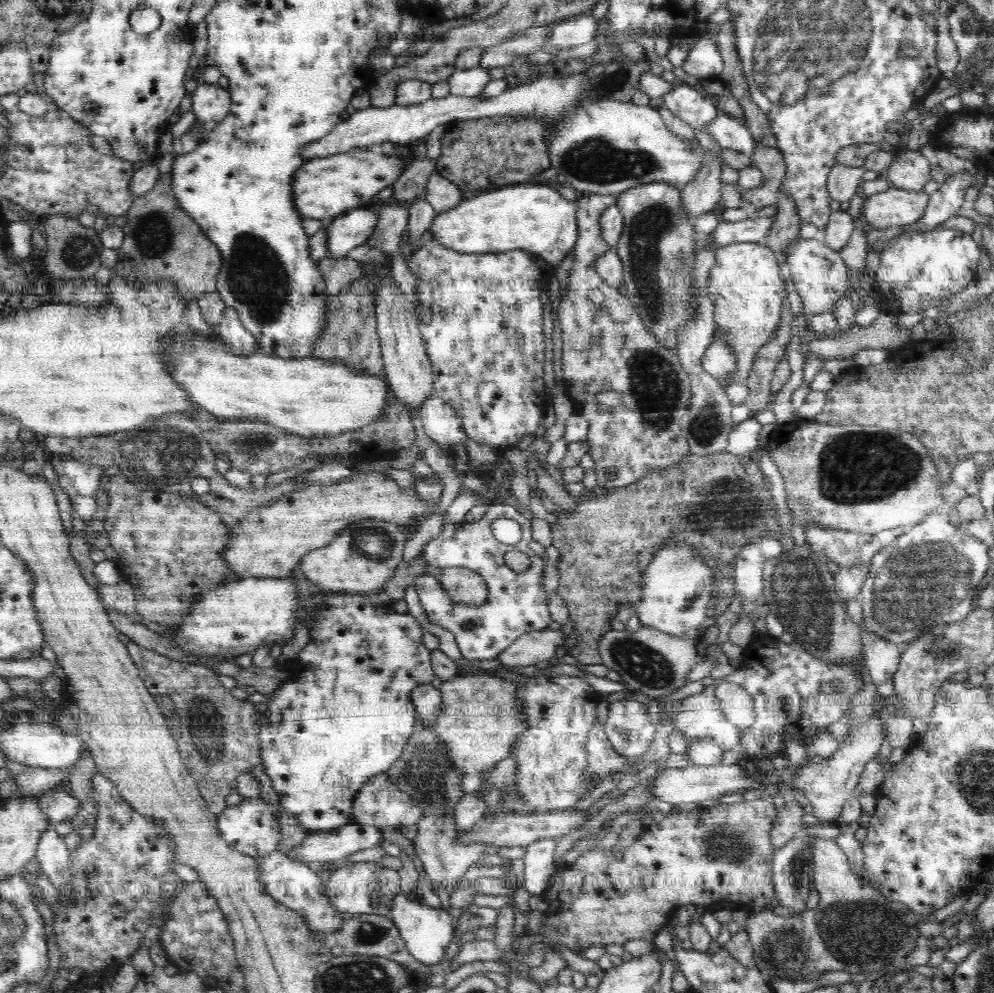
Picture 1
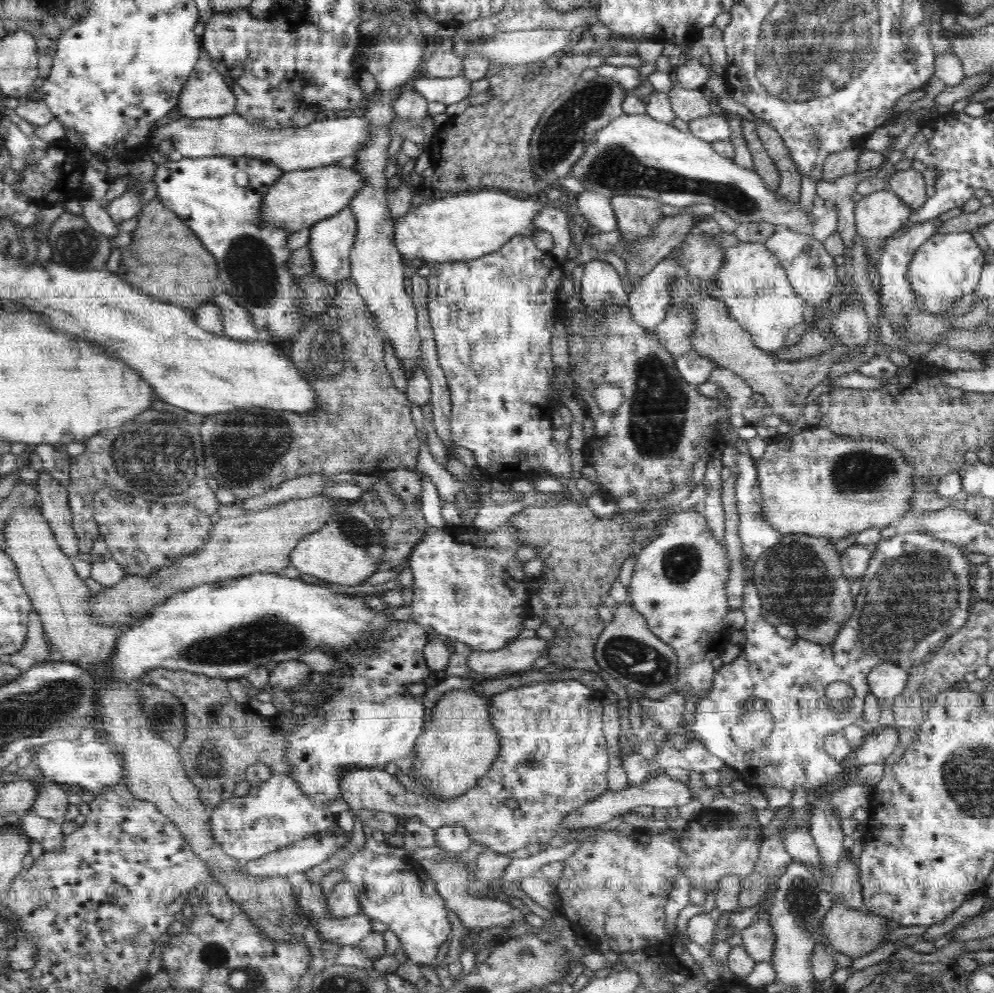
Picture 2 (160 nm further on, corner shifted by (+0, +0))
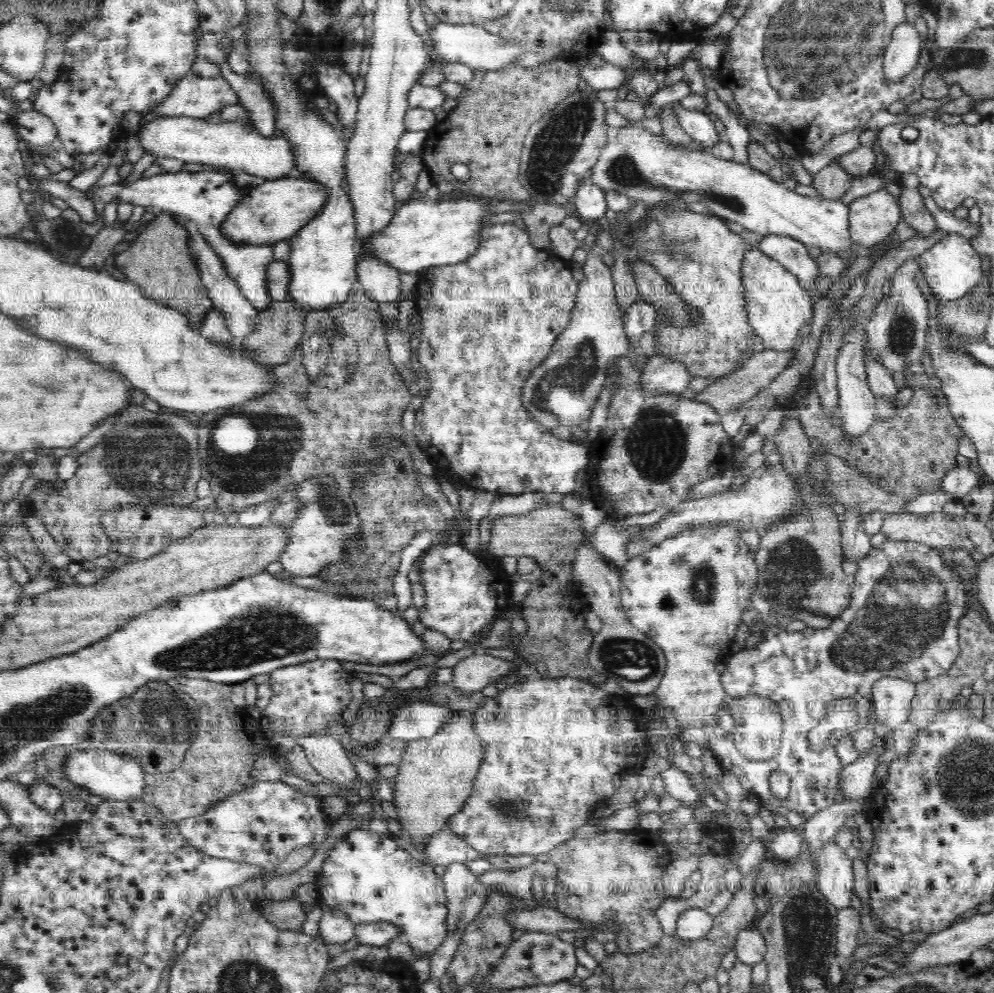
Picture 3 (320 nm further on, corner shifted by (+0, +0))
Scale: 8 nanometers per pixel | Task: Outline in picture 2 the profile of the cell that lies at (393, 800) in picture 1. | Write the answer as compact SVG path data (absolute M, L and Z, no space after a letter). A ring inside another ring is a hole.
M562 680L538 682L494 695L489 702L488 719L501 740L499 754L492 761L490 770L477 781L477 786L463 796L450 801L431 800L408 792L394 775L381 768L352 767L339 776L342 798L353 812L364 808L389 812L400 819L414 817L434 829L463 826L471 841L479 842L495 853L506 854L520 848L545 851L550 840L562 834L562 820L568 814L609 791L606 772L610 762L603 734L603 706L602 701L596 700L594 691L578 680ZM508 799L516 800L518 806L514 809L506 806Z

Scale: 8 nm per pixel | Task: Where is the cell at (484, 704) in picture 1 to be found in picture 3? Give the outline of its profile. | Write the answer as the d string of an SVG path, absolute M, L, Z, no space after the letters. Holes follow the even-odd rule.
M453 712L451 720L439 734L408 742L397 774L391 781L397 821L401 832L408 834L411 842L427 843L436 832L447 830L449 818L462 810L470 799L484 754L484 747L472 724L473 714L470 712Z

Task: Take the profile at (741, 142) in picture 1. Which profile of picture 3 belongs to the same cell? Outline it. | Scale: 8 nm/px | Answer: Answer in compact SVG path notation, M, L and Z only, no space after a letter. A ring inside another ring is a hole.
M677 102L673 103L673 109L680 128L694 141L698 140L706 148L719 141L719 135L714 126L714 117L708 111L688 110Z

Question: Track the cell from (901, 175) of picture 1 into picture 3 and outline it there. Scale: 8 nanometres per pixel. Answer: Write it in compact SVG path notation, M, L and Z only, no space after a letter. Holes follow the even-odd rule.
M903 186L899 198L899 208L904 222L916 231L916 236L927 238L937 234L939 230L937 222L924 207L924 198L917 189Z

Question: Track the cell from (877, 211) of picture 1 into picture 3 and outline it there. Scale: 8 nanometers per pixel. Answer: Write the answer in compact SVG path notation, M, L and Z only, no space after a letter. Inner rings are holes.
M885 189L856 198L849 205L849 236L854 243L863 248L874 247L893 235L898 221L902 219L899 200Z

